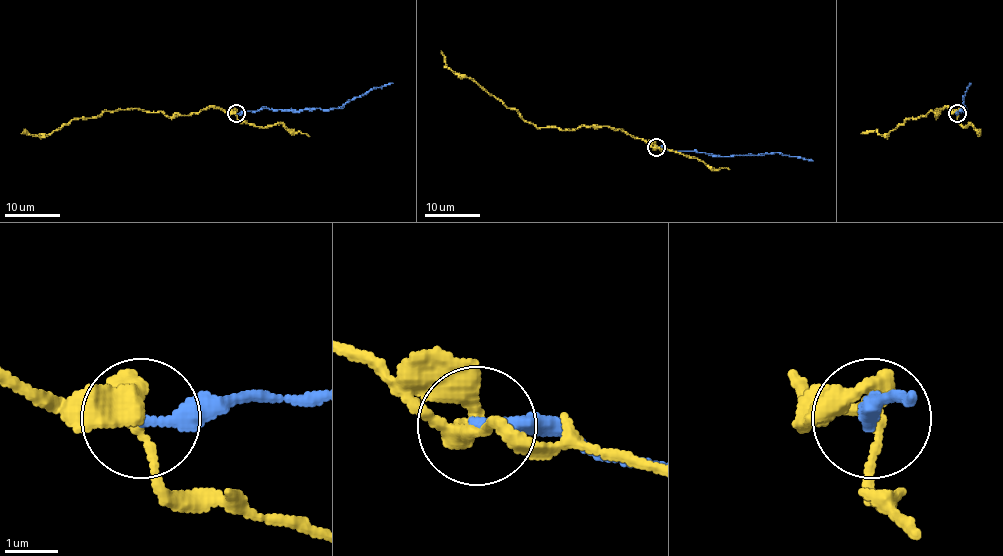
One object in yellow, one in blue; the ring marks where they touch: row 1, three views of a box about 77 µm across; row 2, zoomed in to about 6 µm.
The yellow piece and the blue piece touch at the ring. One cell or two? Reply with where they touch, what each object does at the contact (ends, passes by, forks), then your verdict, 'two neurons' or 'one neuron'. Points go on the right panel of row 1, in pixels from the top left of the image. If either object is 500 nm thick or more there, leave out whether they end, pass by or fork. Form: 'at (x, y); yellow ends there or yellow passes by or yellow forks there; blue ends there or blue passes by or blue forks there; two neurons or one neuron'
at (957, 113); yellow passes by; blue ends there; two neurons

